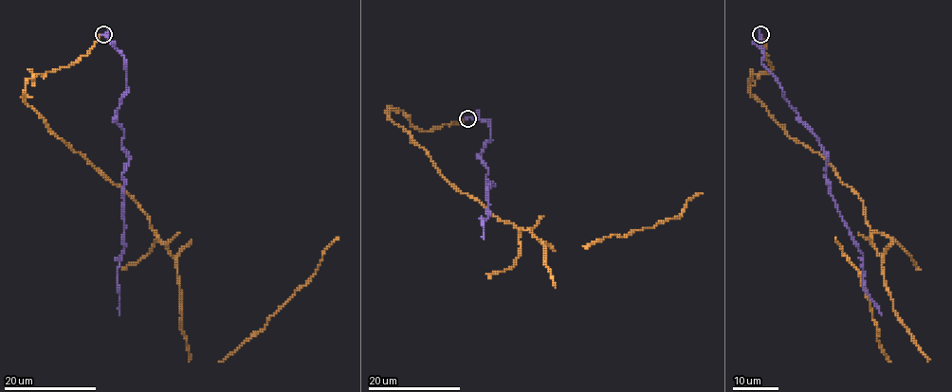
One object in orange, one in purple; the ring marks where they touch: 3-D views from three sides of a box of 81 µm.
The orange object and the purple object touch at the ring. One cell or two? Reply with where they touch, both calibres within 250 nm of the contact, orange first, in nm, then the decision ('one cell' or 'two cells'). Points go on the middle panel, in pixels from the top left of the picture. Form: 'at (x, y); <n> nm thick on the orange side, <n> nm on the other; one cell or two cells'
at (467, 118); 120 nm thick on the orange side, 200 nm on the other; two cells

